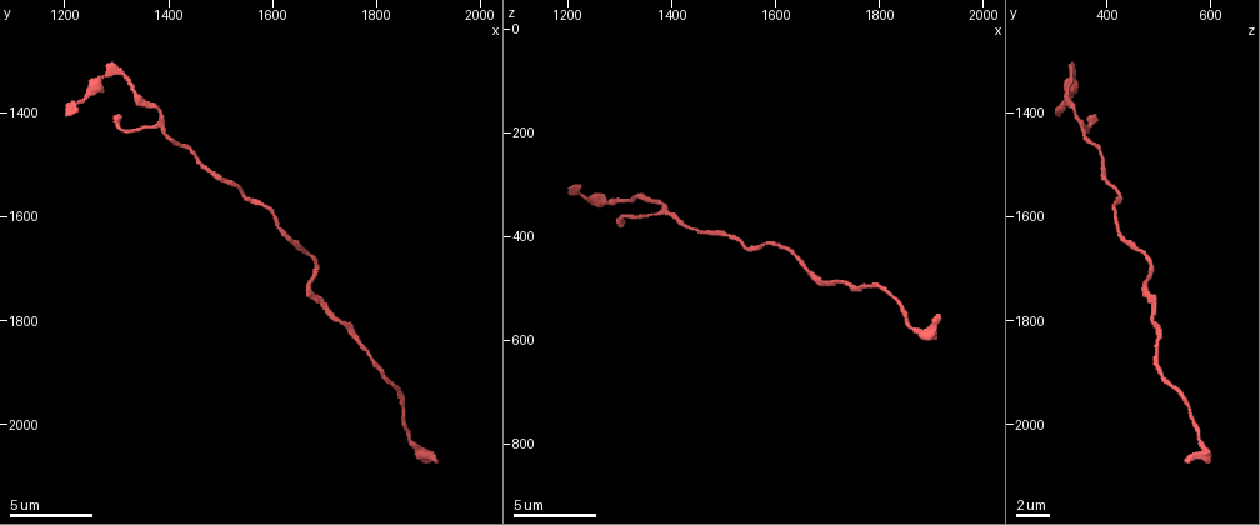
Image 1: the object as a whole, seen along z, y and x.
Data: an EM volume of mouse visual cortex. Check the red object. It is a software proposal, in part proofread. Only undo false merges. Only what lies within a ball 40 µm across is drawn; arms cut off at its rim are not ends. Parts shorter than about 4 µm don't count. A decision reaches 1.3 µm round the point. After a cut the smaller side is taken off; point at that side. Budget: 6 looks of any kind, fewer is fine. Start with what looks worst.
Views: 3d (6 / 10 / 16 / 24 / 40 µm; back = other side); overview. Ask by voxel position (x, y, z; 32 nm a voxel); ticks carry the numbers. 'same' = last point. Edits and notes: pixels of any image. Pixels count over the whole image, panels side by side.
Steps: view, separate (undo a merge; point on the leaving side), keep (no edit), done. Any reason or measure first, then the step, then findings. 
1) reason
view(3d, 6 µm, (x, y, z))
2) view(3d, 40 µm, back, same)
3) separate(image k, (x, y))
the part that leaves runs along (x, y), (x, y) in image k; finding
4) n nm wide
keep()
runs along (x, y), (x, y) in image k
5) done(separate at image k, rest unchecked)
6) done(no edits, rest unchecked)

view(3d, 6 µm, (1630, 1640, 425))

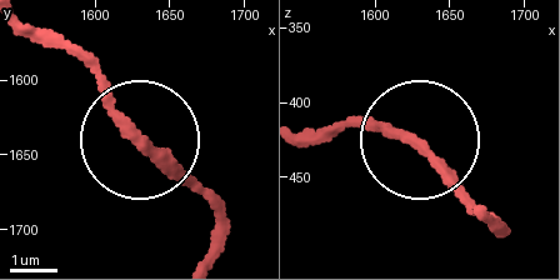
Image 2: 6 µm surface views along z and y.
220 nm wide
keep()
continuous, no second cell

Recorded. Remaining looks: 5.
calibre changes
view(3d, 10 µm, (1475, 1510, 395))

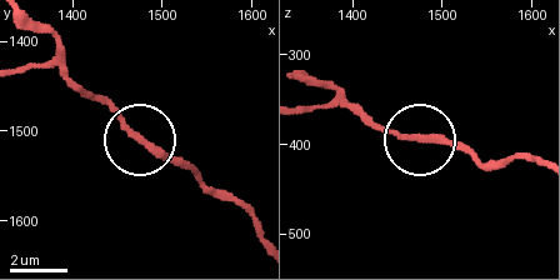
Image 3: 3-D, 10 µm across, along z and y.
view(3d, 6 µm, (1475, 1510, 395))

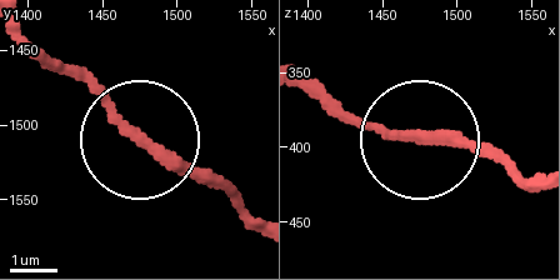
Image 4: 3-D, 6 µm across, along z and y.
keep()
runs along (254, 214), (146, 154), (55, 63) in image 4; continuous, no second cell

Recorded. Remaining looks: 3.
a narrow waist
view(3d, 10 µm, (1730, 1800, 495))

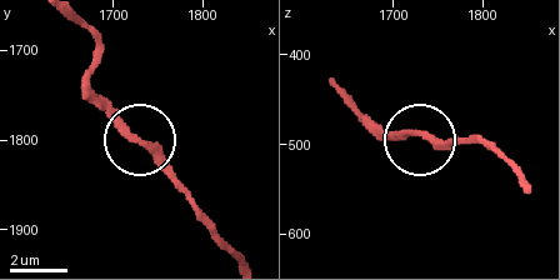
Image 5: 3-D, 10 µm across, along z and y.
keep()
runs along (346, 98), (370, 126), (428, 140), (473, 140) in image 5; one cell here

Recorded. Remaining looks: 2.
done(no edits, rest unchecked)

